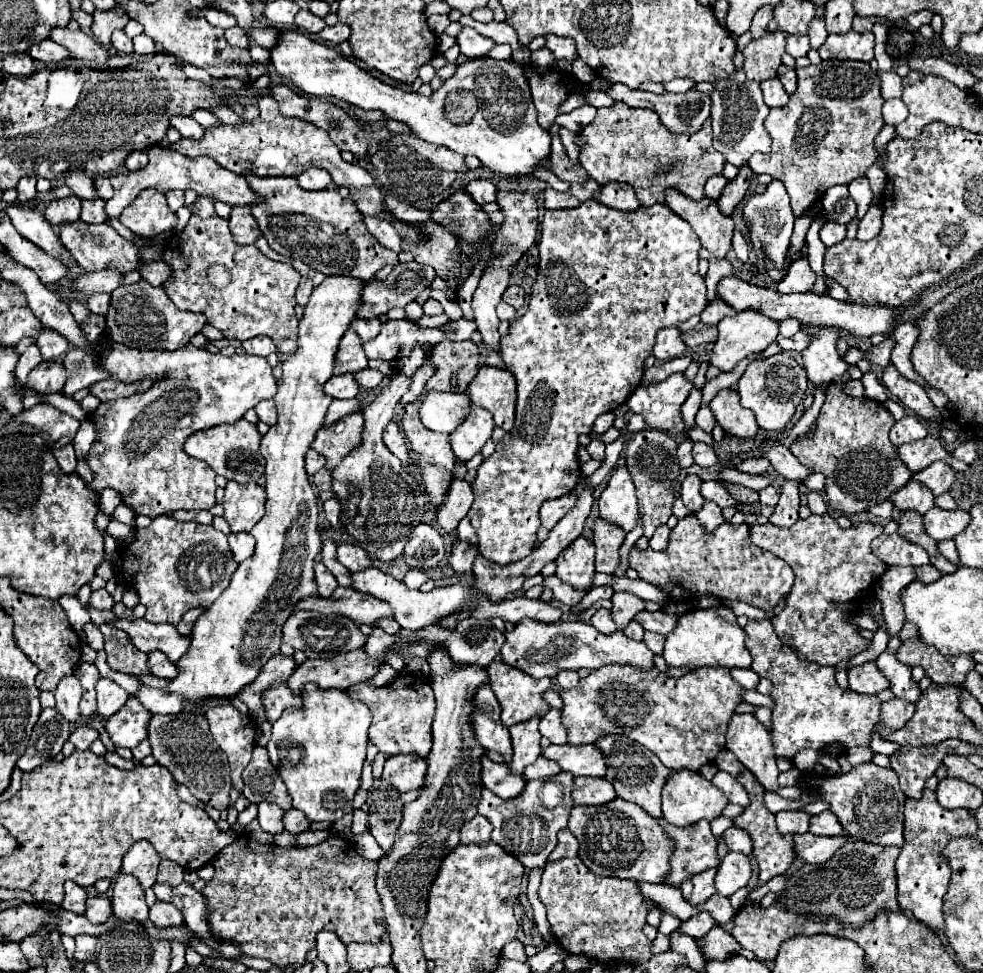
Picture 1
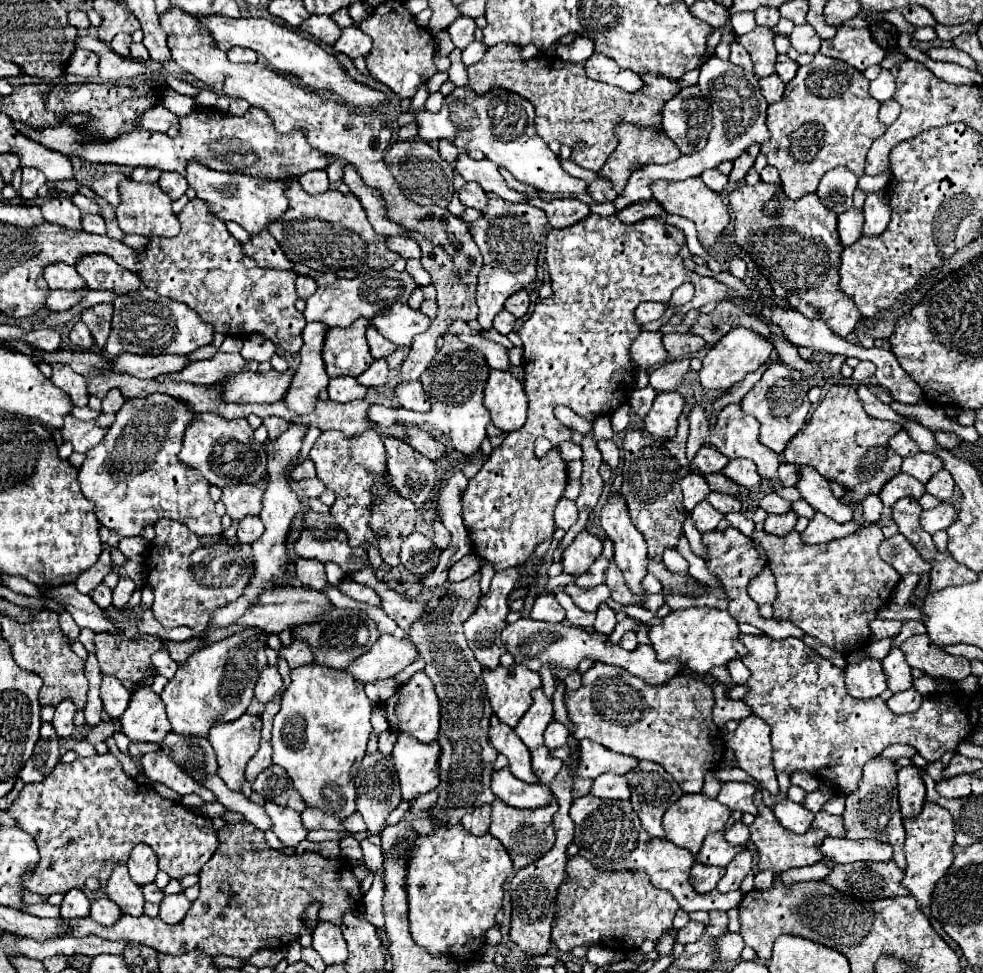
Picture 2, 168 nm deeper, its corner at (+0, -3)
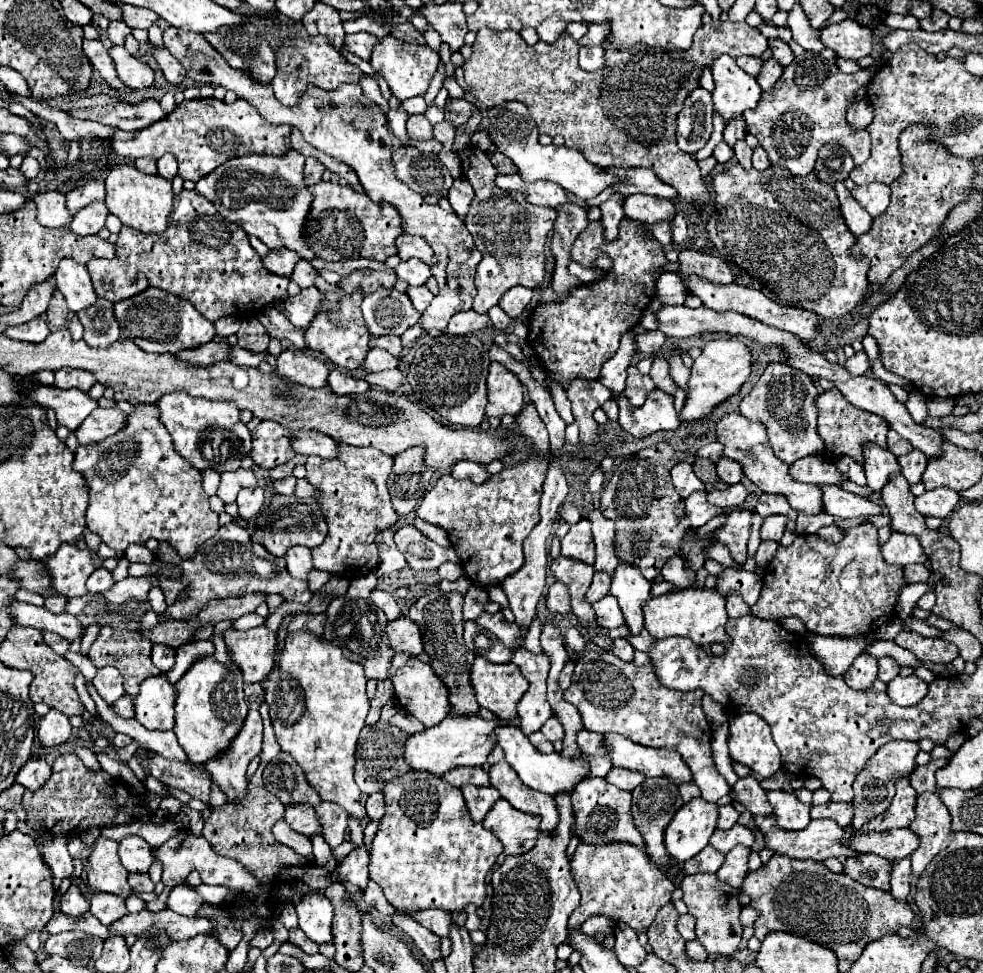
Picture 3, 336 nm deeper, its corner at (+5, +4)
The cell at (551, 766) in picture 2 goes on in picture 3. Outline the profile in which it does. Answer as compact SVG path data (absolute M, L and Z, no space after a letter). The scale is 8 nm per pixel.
M539 731L531 733L531 735L529 735L529 741L531 741L541 753L553 753L553 743L549 743L549 741L545 739L545 735L541 735Z

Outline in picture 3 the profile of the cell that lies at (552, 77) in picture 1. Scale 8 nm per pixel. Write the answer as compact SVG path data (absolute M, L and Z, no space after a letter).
M721 21L719 25L705 23L697 29L693 45L687 51L675 49L673 45L667 47L647 47L647 45L633 45L631 49L619 49L609 39L603 41L605 49L605 67L597 73L583 71L577 63L577 41L563 31L555 43L543 43L529 47L517 31L491 31L479 29L477 39L473 43L471 61L463 65L465 81L473 87L473 95L485 103L487 107L505 105L507 101L521 101L527 105L533 121L539 127L539 133L549 137L561 135L565 137L567 147L581 149L587 161L599 167L647 167L657 173L657 177L671 187L677 189L679 201L685 209L701 207L709 199L707 185L701 177L697 161L681 153L675 143L677 131L677 115L683 109L685 99L699 87L699 79L703 69L711 69L713 61L727 53L731 57L739 55L753 55L761 57L767 49L767 39L755 29L749 27L745 21Z

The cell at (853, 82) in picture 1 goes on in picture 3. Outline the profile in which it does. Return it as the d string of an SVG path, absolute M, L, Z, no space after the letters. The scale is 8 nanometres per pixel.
M831 49L821 53L797 55L791 65L785 67L783 75L769 91L761 93L761 99L755 109L745 111L747 131L759 139L759 145L767 151L773 165L785 165L793 175L809 175L815 169L819 147L837 141L845 145L855 159L855 165L861 165L869 159L869 133L853 131L845 121L845 111L851 105L849 97L861 89L871 73L869 69L859 69L857 73L845 75L835 65L837 55Z

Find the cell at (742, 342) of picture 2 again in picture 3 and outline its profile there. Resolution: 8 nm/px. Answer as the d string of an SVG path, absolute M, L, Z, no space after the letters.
M709 341L703 347L703 353L693 361L691 375L687 381L687 399L679 413L679 419L685 423L701 423L709 419L713 409L727 401L729 397L737 395L741 385L751 375L751 353L749 349L739 341Z

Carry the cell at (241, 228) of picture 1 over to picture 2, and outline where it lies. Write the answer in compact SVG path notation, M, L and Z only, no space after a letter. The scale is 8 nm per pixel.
M268 230L252 234L248 242L242 244L242 252L254 258L262 268L276 268L276 270L292 270L292 262L280 252L278 242L270 236Z

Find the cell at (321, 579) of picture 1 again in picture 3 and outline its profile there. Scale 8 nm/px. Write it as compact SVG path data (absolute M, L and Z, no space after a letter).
M291 547L285 553L285 563L287 563L287 569L289 569L289 573L293 577L307 577L309 571L313 569L311 549L307 549L307 547Z

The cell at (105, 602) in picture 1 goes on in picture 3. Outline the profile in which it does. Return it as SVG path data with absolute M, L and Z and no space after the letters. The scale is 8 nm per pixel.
M97 569L89 579L87 579L87 589L89 593L103 593L109 587L113 587L113 575L107 569Z

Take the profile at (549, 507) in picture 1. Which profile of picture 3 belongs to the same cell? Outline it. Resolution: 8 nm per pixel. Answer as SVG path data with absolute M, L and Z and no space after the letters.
M565 503L563 507L561 507L561 519L565 521L565 523L569 523L569 525L575 525L575 523L579 523L581 521L581 513L579 513L579 509L575 507L575 505L571 505L571 503Z

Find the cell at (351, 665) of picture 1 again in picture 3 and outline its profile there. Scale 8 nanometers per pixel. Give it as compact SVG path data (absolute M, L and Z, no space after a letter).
M401 617L389 623L389 645L395 653L405 651L409 655L421 655L425 651L421 629L409 617Z

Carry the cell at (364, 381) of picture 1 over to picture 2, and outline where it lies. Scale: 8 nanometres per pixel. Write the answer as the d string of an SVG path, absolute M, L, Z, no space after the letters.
M374 360L372 366L370 366L364 374L358 376L358 382L360 382L362 386L366 386L366 388L376 388L376 386L386 384L388 376L390 376L388 364L386 364L384 360Z

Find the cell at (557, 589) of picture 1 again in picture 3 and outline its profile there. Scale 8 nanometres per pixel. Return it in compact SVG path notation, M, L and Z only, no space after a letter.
M595 571L593 583L591 583L589 591L587 591L587 601L595 603L601 597L605 597L609 593L609 585L611 585L611 575L605 573L605 571Z

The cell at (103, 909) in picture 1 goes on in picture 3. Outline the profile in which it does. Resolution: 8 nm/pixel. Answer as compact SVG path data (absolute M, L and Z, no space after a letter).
M95 893L91 899L91 913L103 925L111 925L111 923L119 921L123 915L127 915L127 907L125 907L125 901L117 895Z

